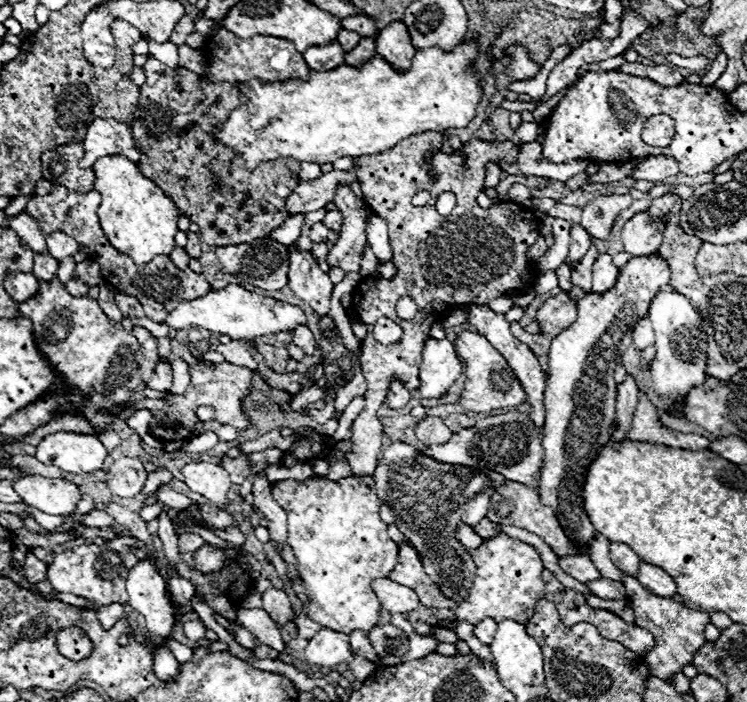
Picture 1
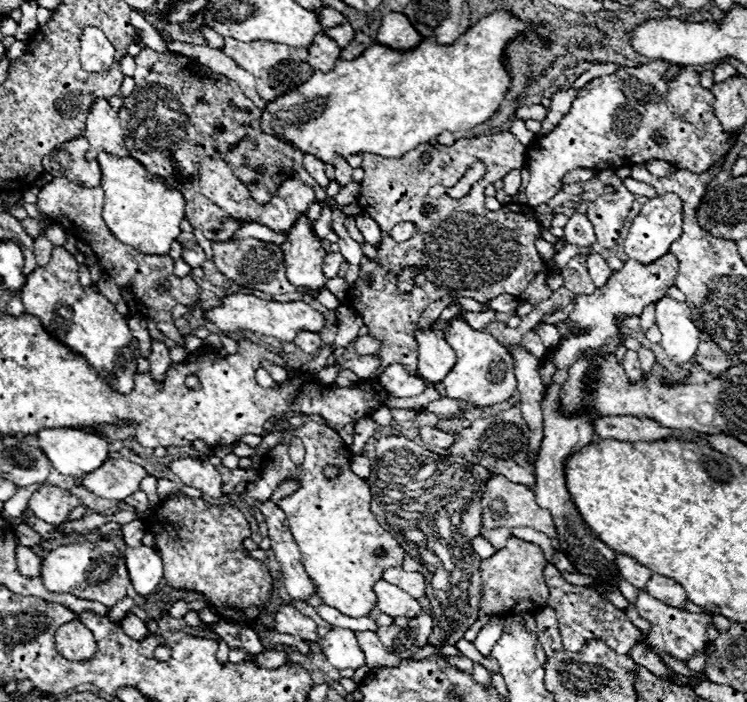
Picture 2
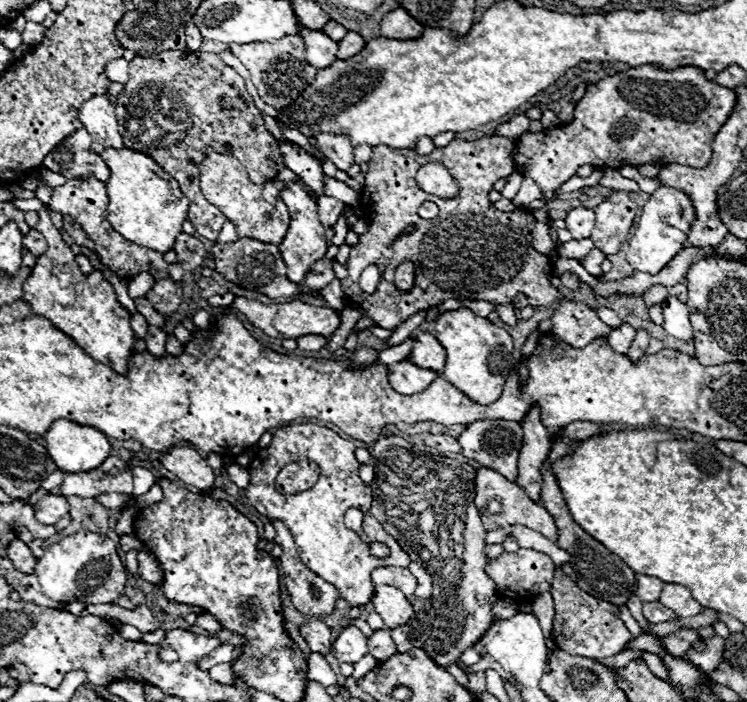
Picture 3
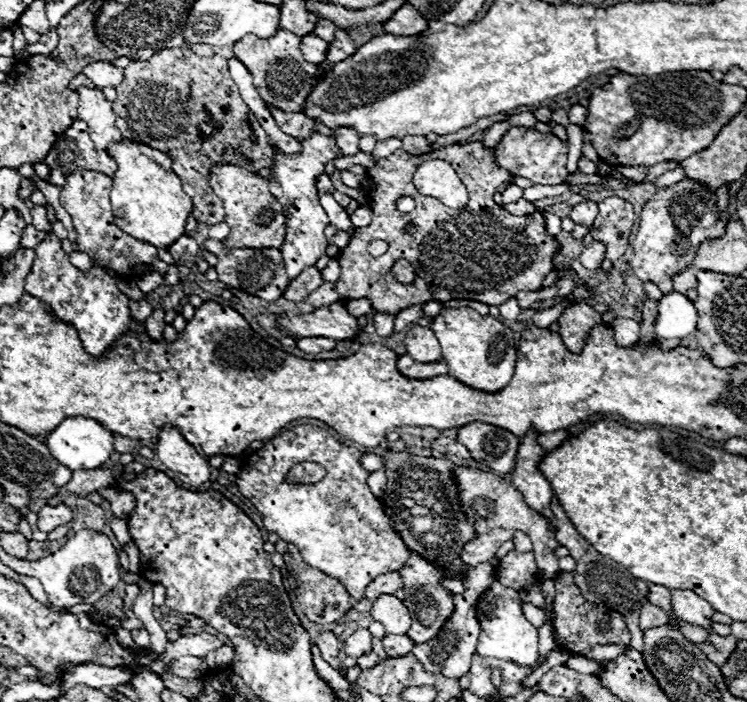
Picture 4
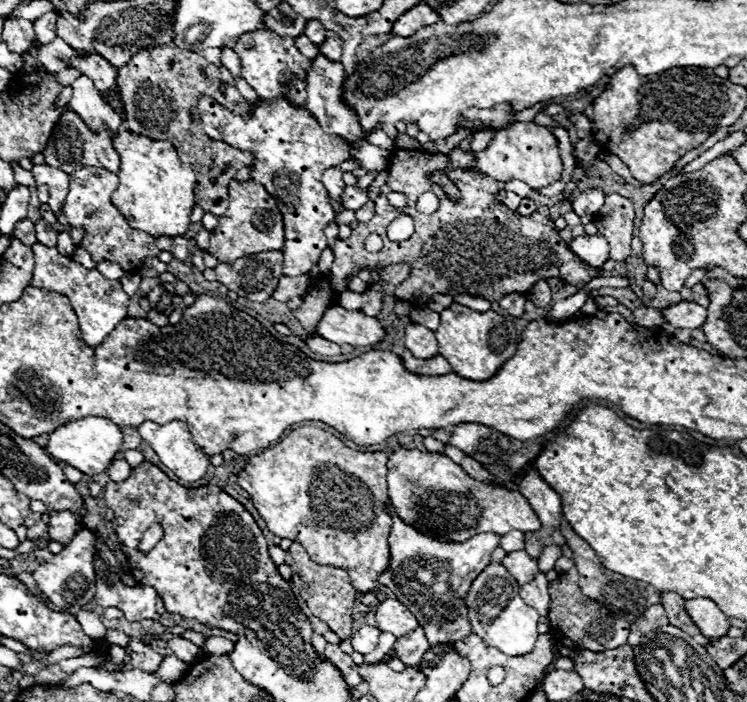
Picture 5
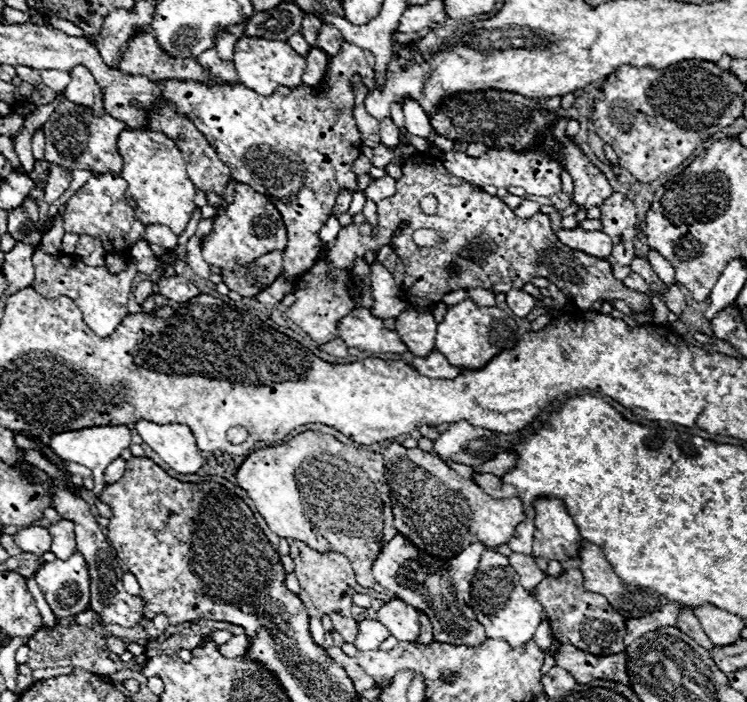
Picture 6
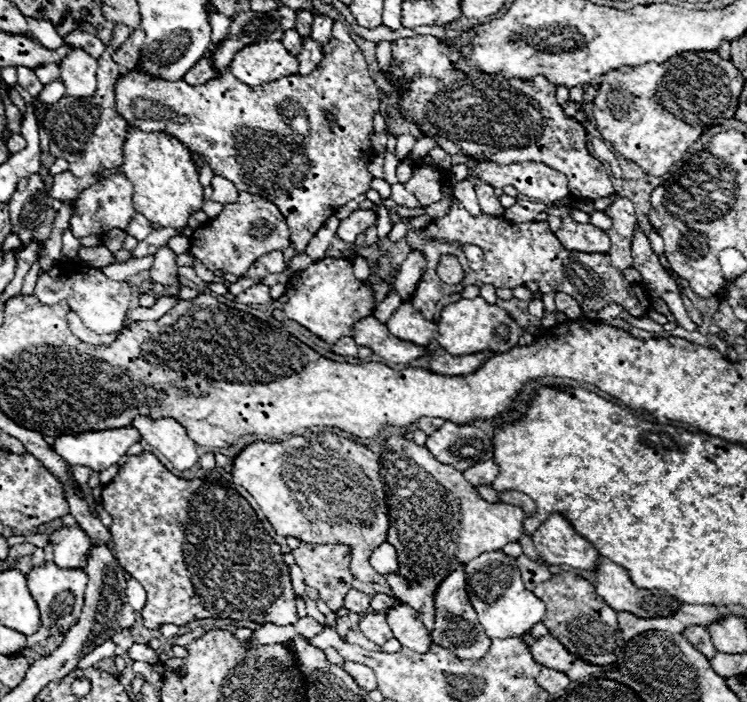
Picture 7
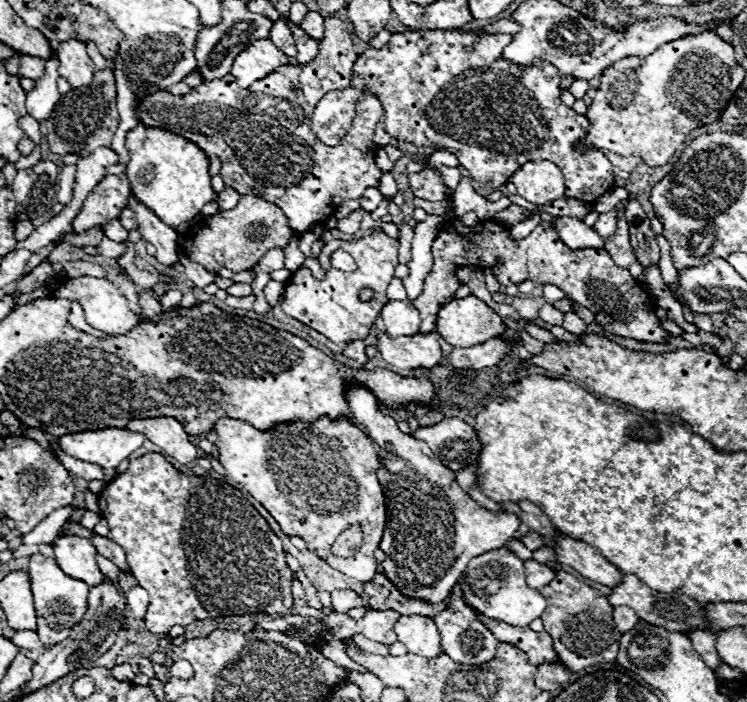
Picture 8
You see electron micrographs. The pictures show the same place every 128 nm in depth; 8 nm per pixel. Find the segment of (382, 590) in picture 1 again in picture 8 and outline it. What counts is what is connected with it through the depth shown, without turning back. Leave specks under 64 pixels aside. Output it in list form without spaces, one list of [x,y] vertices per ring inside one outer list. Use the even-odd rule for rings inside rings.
[[[402,616],[394,624],[398,640],[408,648],[408,652],[430,658],[438,656],[442,652],[440,648],[440,634],[436,630],[436,624],[428,616]]]

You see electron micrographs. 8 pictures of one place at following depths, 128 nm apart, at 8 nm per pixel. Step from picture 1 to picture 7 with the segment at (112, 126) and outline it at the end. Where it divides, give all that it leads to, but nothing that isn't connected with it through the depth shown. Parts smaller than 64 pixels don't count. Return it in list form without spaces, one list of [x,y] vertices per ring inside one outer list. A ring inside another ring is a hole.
[[[74,48],[60,66],[60,78],[66,86],[66,96],[88,98],[96,92],[96,58],[80,48]]]

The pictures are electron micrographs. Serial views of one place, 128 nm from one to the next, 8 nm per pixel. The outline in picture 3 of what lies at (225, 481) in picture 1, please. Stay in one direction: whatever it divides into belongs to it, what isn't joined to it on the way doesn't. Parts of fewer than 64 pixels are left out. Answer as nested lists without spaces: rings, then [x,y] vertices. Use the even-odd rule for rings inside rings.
[[[174,448],[164,458],[162,464],[166,470],[176,474],[184,484],[196,486],[200,490],[214,486],[214,470],[208,462],[192,448]]]

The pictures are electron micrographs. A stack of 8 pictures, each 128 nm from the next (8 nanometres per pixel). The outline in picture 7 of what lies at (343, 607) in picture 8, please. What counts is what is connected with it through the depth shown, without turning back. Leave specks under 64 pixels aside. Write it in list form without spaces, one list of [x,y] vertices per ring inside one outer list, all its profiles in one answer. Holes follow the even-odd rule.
[[[350,590],[350,594],[346,594],[346,608],[352,612],[366,612],[370,608],[370,596],[360,592],[360,590]]]

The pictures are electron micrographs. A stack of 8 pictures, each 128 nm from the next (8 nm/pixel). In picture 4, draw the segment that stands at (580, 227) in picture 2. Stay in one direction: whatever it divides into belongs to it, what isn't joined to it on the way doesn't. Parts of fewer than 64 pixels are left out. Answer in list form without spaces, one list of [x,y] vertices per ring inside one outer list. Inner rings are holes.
[[[586,200],[582,204],[576,204],[572,208],[572,212],[570,212],[570,220],[574,224],[582,224],[586,228],[590,228],[594,224],[594,218],[596,216],[598,216],[598,204],[596,202],[590,202],[590,200]]]

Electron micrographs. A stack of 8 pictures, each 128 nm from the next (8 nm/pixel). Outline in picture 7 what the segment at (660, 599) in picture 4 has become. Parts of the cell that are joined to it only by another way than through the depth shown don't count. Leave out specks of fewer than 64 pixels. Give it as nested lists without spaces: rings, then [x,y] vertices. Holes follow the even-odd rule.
[[[690,626],[690,628],[686,628],[682,634],[694,644],[696,650],[700,650],[702,654],[706,654],[708,660],[714,658],[716,648],[714,648],[714,644],[712,644],[712,640],[710,640],[710,634],[708,634],[708,630],[706,630],[704,626]]]

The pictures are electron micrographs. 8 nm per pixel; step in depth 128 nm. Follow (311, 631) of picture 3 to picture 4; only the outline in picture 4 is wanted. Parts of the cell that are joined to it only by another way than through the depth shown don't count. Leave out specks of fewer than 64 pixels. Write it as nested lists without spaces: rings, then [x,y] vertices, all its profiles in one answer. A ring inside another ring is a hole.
[[[326,630],[322,634],[318,634],[318,638],[314,640],[314,644],[320,648],[322,652],[322,658],[336,670],[340,670],[340,674],[344,676],[346,674],[346,668],[342,668],[338,664],[338,650],[340,650],[340,640],[336,638],[336,634],[332,630]]]

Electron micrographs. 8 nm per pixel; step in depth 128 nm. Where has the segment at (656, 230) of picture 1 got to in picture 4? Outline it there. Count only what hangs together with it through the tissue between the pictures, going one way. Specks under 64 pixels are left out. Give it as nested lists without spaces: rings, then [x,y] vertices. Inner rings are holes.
[[[682,180],[668,188],[656,190],[644,204],[640,216],[640,228],[636,240],[632,242],[634,254],[630,260],[632,270],[642,282],[654,282],[662,294],[672,292],[672,278],[694,258],[698,244],[724,234],[728,224],[728,186],[722,186],[714,196],[706,186]]]

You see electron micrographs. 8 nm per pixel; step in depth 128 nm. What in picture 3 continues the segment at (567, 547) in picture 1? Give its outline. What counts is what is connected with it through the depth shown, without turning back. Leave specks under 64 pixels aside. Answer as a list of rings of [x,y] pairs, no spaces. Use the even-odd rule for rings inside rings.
[[[480,468],[478,470],[478,476],[476,476],[476,506],[480,510],[480,518],[482,518],[482,524],[484,524],[486,532],[496,530],[496,528],[504,528],[506,524],[524,524],[524,526],[528,526],[528,528],[544,534],[550,540],[558,538],[554,518],[544,510],[544,506],[536,504],[534,500],[530,500],[528,494],[518,484],[506,480],[502,474],[498,474],[498,472],[490,470],[490,468]],[[494,498],[500,502],[500,512],[498,514],[494,514],[490,510],[490,502]]]

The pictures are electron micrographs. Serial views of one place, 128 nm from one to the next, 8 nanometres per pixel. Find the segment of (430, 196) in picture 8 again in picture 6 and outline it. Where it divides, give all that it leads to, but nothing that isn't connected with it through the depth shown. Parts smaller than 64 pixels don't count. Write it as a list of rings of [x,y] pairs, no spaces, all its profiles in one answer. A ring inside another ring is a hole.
[[[418,152],[414,156],[410,156],[408,160],[404,160],[402,164],[402,178],[396,180],[396,194],[390,198],[384,198],[378,202],[378,228],[380,234],[378,238],[372,238],[372,226],[368,222],[362,224],[350,224],[350,226],[342,226],[342,230],[338,232],[336,242],[332,244],[332,248],[328,250],[328,262],[334,268],[340,270],[352,270],[356,258],[364,258],[364,254],[370,252],[378,252],[382,246],[386,244],[394,244],[394,252],[396,256],[404,262],[406,268],[406,278],[402,284],[406,302],[410,306],[420,306],[420,308],[430,308],[436,302],[440,302],[442,294],[454,292],[454,290],[472,290],[472,288],[484,288],[490,290],[494,294],[506,294],[512,288],[522,288],[526,282],[530,282],[532,278],[548,278],[552,284],[556,284],[578,308],[590,310],[590,306],[596,300],[610,300],[610,298],[618,298],[624,300],[628,304],[628,308],[634,314],[644,314],[644,312],[652,312],[652,302],[646,294],[636,292],[626,288],[620,280],[616,280],[612,276],[612,268],[608,260],[600,260],[600,258],[588,258],[586,254],[572,250],[568,246],[564,246],[556,232],[550,226],[550,218],[542,212],[534,214],[532,218],[518,218],[498,196],[490,196],[486,194],[480,186],[474,186],[470,182],[462,182],[462,178],[454,178],[444,164],[438,158],[432,158],[430,154]],[[426,194],[434,194],[438,198],[438,214],[434,216],[426,216],[420,212],[420,200]],[[400,220],[410,220],[410,228],[408,230],[398,230],[394,234],[394,228]],[[418,228],[432,228],[436,230],[444,240],[436,246],[416,246],[412,242],[412,232]]]

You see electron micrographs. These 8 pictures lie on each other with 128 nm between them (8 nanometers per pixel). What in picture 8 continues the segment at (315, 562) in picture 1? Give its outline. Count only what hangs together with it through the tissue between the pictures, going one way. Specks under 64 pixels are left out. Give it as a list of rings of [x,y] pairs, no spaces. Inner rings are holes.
[[[320,418],[312,424],[292,422],[280,424],[272,430],[256,430],[254,426],[240,420],[222,420],[216,422],[214,428],[218,440],[218,460],[226,468],[226,474],[240,482],[278,522],[280,530],[286,536],[298,536],[308,544],[308,550],[316,556],[324,558],[334,570],[356,578],[360,582],[370,582],[378,572],[378,564],[374,560],[374,550],[380,546],[384,528],[386,528],[386,504],[382,486],[376,478],[376,470],[380,468],[380,458],[370,442],[370,438],[354,428],[348,420],[328,420]],[[358,524],[362,530],[362,546],[350,558],[336,558],[330,554],[334,538],[338,538],[346,528]]]

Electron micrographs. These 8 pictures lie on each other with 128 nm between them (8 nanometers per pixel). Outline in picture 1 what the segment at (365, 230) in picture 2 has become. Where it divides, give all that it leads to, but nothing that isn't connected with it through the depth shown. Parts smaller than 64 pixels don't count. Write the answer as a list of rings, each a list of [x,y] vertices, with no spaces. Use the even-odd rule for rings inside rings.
[[[372,216],[366,224],[366,234],[368,234],[368,242],[370,242],[370,248],[376,254],[376,258],[380,262],[390,262],[392,248],[388,242],[388,228],[386,228],[384,220],[378,216]]]

